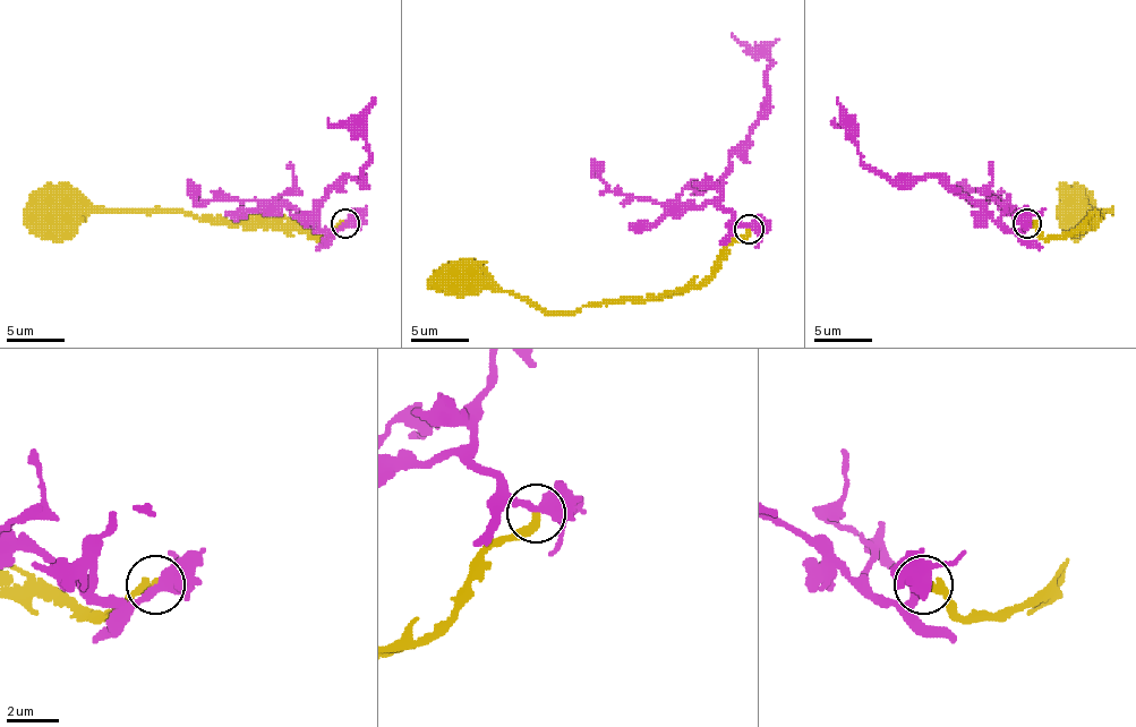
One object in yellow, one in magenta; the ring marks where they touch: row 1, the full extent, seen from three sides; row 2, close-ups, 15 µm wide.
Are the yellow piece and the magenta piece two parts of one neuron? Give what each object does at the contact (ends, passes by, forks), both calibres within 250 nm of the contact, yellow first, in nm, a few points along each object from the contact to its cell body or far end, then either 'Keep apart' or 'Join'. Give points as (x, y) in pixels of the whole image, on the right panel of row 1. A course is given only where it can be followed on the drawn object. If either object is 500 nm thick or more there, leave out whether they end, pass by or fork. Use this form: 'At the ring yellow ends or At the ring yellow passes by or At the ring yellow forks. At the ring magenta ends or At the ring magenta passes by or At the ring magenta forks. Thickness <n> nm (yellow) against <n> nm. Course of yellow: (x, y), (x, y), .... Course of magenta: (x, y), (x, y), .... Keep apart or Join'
At the ring yellow ends. At the ring magenta passes by. Thickness 360 nm (yellow) against 480 nm. Course of yellow: (1027, 223), (1045, 238), (1072, 236), (1098, 221), (1109, 208), (1081, 212). Course of magenta: (1024, 223), (1007, 230), (937, 177), (887, 180), (861, 160), (855, 136), (835, 118). Keep apart

